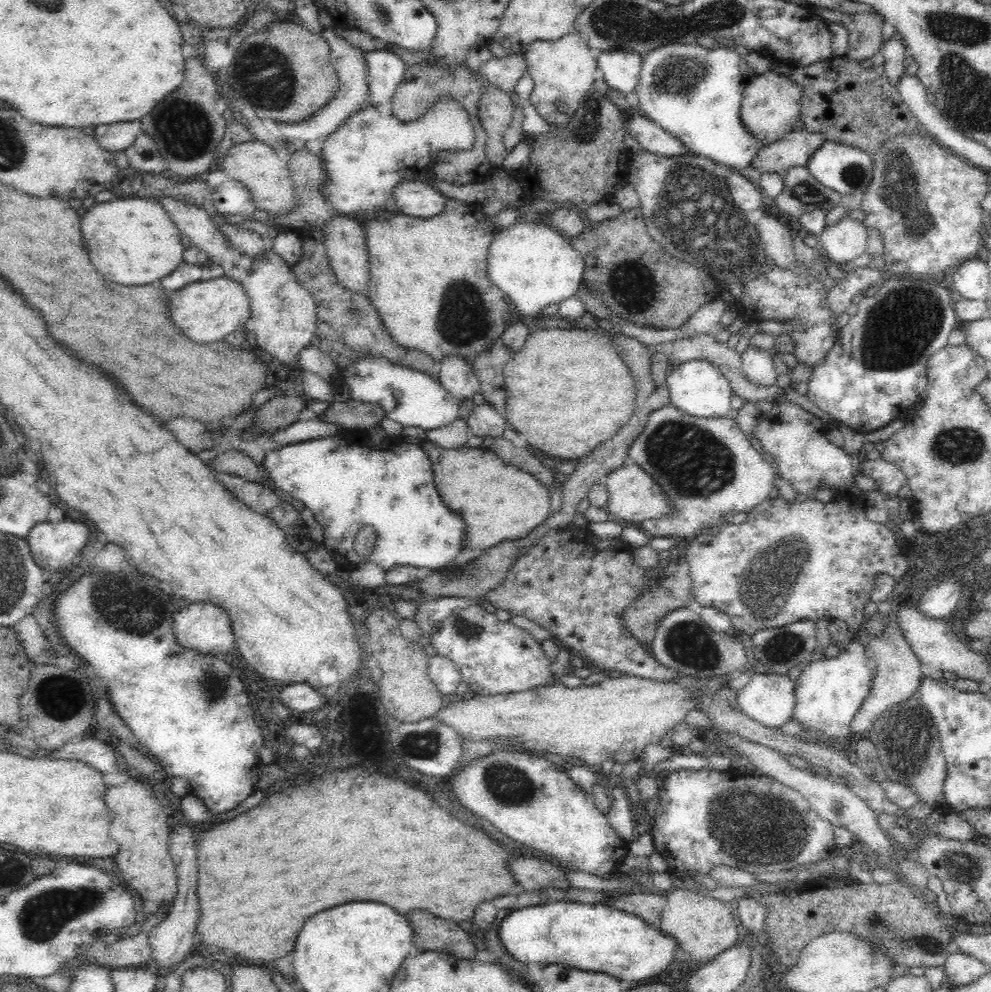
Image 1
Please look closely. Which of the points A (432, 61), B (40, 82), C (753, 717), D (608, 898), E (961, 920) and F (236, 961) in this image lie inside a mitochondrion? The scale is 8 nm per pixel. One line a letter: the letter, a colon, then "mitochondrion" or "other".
A: other
B: other
C: other
D: other
E: other
F: other

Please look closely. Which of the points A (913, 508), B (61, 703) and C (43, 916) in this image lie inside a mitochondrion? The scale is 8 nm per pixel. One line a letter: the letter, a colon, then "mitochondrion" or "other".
A: other
B: mitochondrion
C: mitochondrion

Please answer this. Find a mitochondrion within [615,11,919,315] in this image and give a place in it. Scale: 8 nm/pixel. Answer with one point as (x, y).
(693, 211)

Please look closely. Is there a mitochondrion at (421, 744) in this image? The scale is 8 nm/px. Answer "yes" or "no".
yes

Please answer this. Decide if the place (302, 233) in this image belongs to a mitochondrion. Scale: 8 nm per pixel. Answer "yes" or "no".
no

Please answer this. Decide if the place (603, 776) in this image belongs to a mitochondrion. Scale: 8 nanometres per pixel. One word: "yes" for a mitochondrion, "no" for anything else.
no

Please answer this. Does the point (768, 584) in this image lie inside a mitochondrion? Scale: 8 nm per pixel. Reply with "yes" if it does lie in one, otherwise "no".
yes

